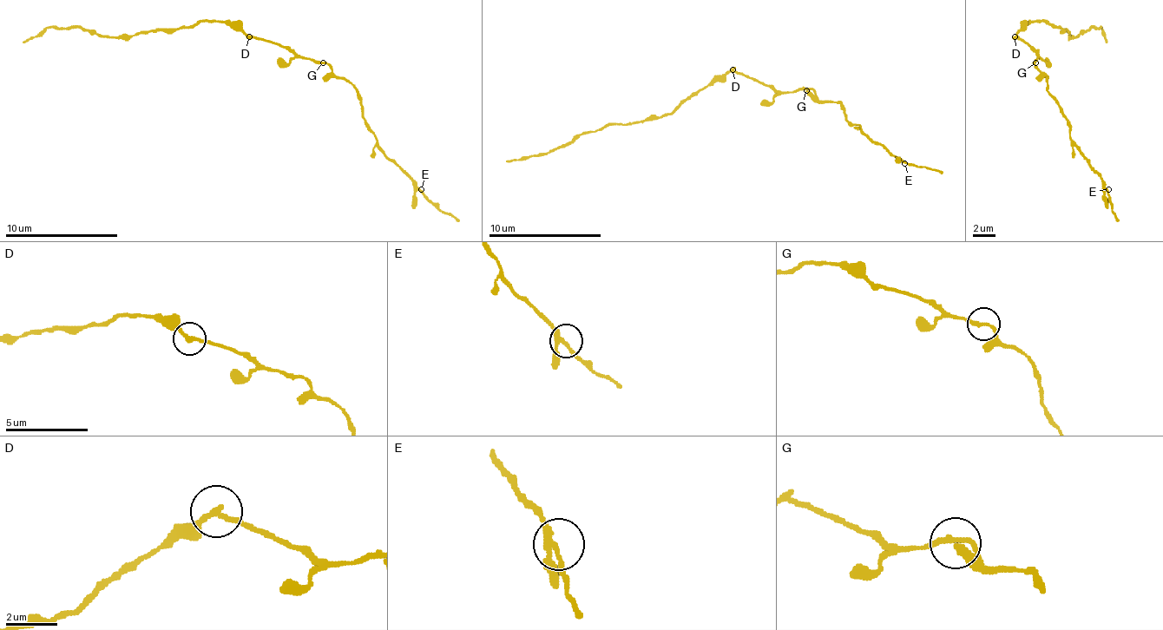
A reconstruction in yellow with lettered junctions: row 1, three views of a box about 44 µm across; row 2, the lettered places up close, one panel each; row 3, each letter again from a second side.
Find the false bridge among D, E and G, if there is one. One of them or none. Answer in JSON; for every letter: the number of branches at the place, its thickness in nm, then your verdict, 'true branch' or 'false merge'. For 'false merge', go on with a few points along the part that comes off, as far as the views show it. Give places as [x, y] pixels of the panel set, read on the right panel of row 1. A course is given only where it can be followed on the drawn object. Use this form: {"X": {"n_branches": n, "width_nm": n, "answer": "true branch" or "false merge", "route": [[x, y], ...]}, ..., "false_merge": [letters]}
{"D": {"n_branches": 2, "width_nm": 200, "answer": "false merge", "route": [[1015, 37], [1035, 20], [1049, 20], [1072, 37], [1077, 37], [1088, 29], [1100, 29], [1106, 42]]}, "E": {"n_branches": 3, "width_nm": 200, "answer": "true branch"}, "G": {"n_branches": 2, "width_nm": 200, "answer": "true branch"}, "false_merge": ["D"]}

